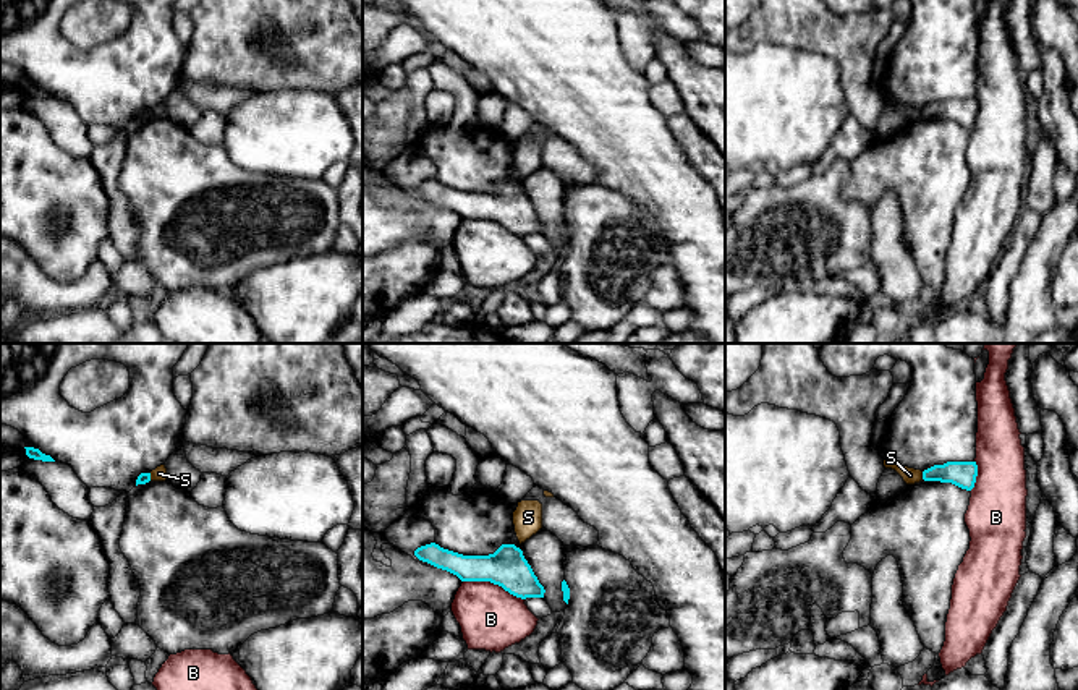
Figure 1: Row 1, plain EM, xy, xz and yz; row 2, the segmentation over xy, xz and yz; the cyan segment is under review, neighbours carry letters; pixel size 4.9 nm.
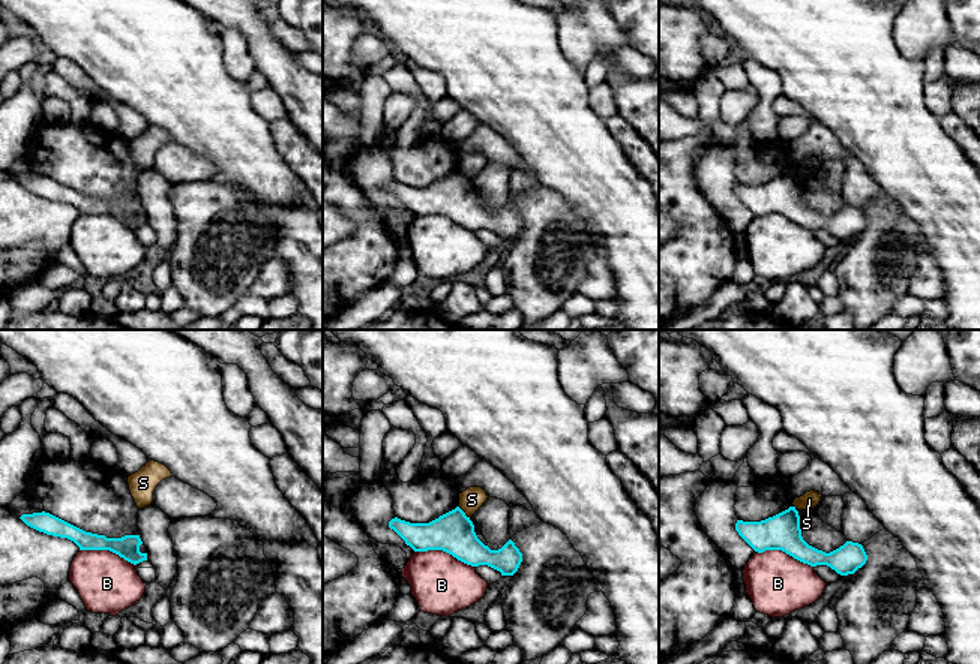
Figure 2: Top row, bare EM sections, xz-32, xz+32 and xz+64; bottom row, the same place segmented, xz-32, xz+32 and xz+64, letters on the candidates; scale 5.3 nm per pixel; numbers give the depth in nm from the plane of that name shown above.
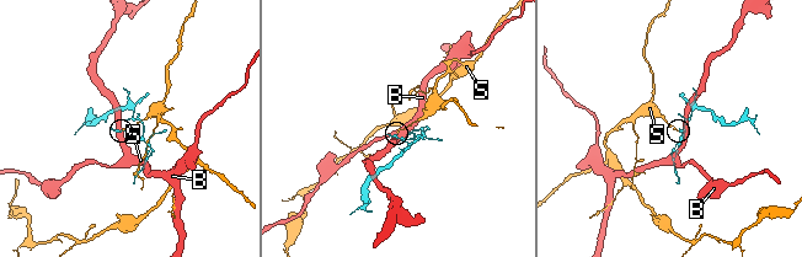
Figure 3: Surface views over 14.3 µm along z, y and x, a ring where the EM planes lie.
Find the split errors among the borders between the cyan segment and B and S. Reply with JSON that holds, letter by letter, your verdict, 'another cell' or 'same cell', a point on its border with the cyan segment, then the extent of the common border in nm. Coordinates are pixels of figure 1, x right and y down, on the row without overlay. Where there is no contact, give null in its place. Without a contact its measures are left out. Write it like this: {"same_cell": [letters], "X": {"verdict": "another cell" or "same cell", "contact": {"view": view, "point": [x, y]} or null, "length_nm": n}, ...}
{"same_cell": [], "B": {"verdict": "another cell", "contact": {"view": "xz", "point": [494, 221]}, "length_nm": 320}, "S": {"verdict": "another cell", "contact": {"view": "yz", "point": [923, 112]}, "length_nm": 40}}

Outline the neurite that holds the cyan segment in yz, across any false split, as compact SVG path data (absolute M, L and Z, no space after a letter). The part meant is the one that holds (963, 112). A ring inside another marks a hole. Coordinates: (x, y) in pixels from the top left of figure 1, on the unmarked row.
M947 99L934 102L923 109L924 118L952 120L961 126L971 128L978 113L976 99Z

